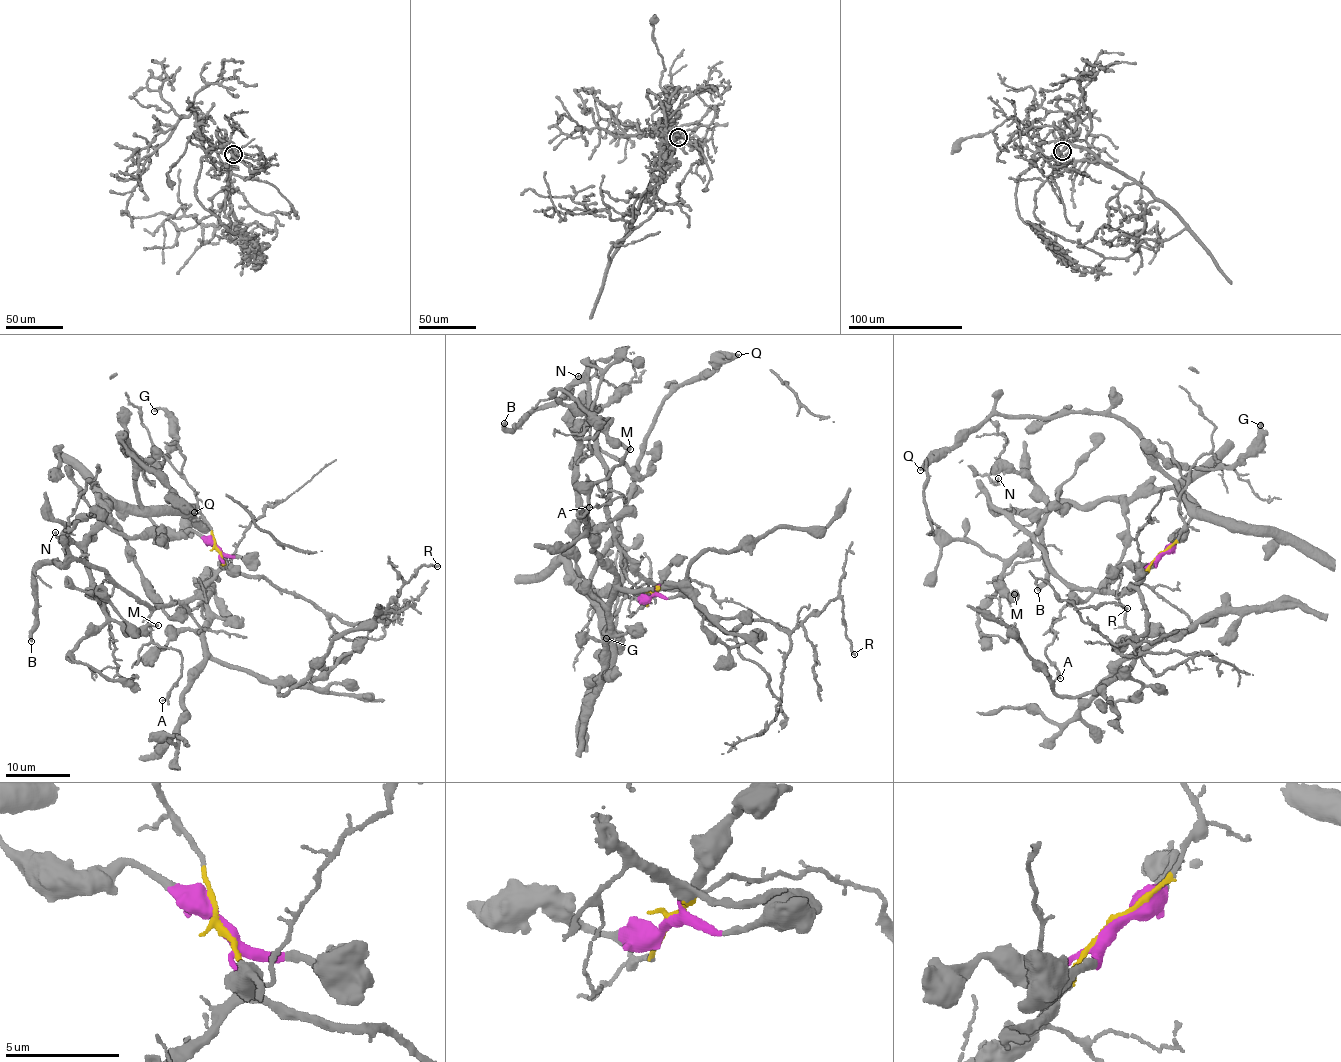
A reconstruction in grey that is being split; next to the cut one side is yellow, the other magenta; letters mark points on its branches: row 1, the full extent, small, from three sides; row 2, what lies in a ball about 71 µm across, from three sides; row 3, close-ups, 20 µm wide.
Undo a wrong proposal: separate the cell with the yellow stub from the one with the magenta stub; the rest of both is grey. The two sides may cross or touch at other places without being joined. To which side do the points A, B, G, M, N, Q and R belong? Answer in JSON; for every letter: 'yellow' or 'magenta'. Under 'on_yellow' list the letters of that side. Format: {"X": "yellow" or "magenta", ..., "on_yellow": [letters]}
{"A": "yellow", "B": "yellow", "G": "magenta", "M": "magenta", "N": "yellow", "Q": "magenta", "R": "yellow", "on_yellow": ["A", "B", "N", "R"]}

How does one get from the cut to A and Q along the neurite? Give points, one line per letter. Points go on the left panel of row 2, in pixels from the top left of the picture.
A: (216, 547), (221, 569), (191, 597), (148, 615), (151, 639), (180, 653), (181, 659), (182, 677), (161, 701)
Q: (217, 547), (193, 531), (158, 529), (133, 480), (127, 435), (120, 438), (124, 455), (163, 475), (194, 512)

